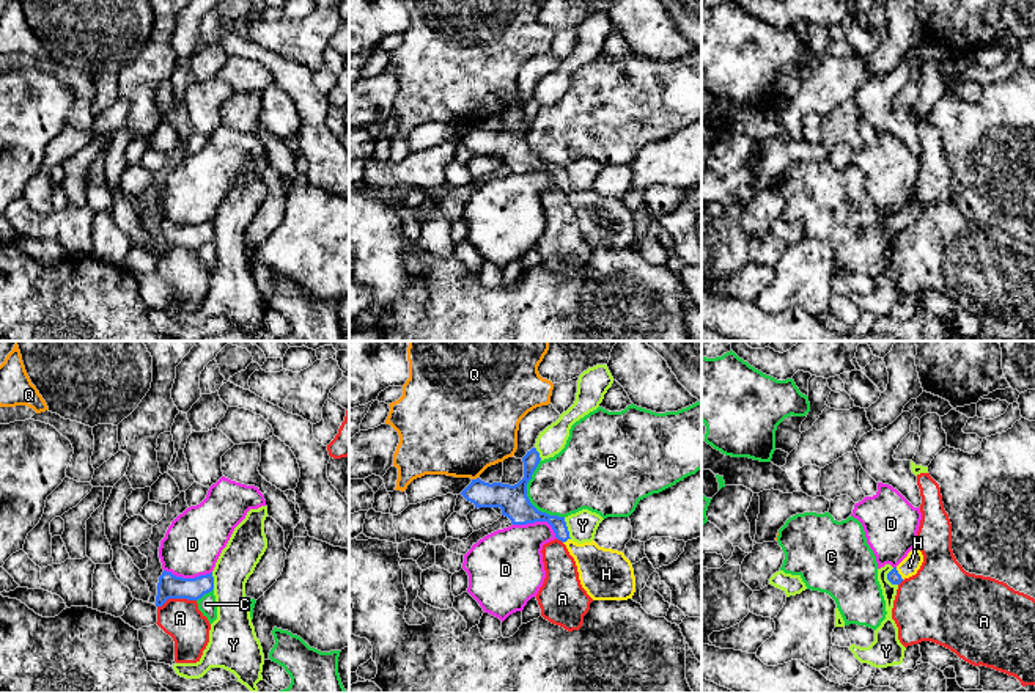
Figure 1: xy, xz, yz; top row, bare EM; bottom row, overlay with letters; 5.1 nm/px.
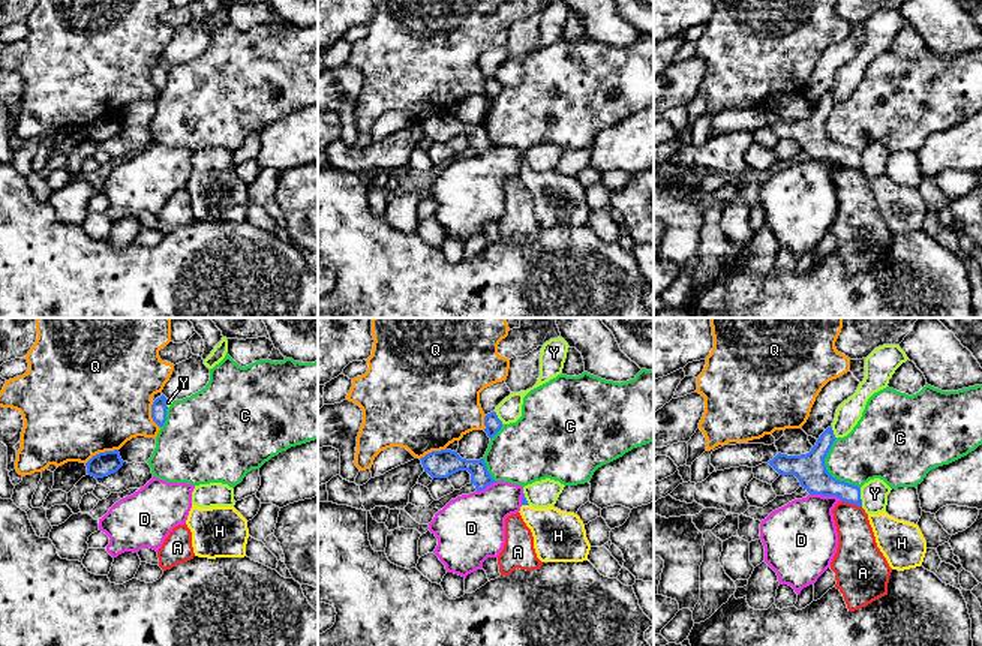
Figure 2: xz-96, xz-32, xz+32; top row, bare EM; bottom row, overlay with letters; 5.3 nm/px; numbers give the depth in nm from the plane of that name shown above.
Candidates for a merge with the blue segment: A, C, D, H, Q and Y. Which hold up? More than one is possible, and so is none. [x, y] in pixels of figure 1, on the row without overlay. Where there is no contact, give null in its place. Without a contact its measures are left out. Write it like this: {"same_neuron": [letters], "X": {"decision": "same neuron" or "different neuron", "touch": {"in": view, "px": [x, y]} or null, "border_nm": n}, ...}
{"same_neuron": ["H"], "A": {"decision": "different neuron", "touch": {"in": "xy", "px": [176, 245]}, "border_nm": 200}, "C": {"decision": "different neuron", "touch": {"in": "xz", "px": [527, 145]}, "border_nm": 320}, "D": {"decision": "different neuron", "touch": {"in": "xz", "px": [538, 168]}, "border_nm": 240}, "H": {"decision": "same neuron", "touch": {"in": "yz", "px": [898, 222]}, "border_nm": 80}, "Q": {"decision": "different neuron", "touch": {"in": "xz", "px": [477, 126]}, "border_nm": 40}, "Y": {"decision": "different neuron", "touch": {"in": "yz", "px": [887, 227]}, "border_nm": 100}}

